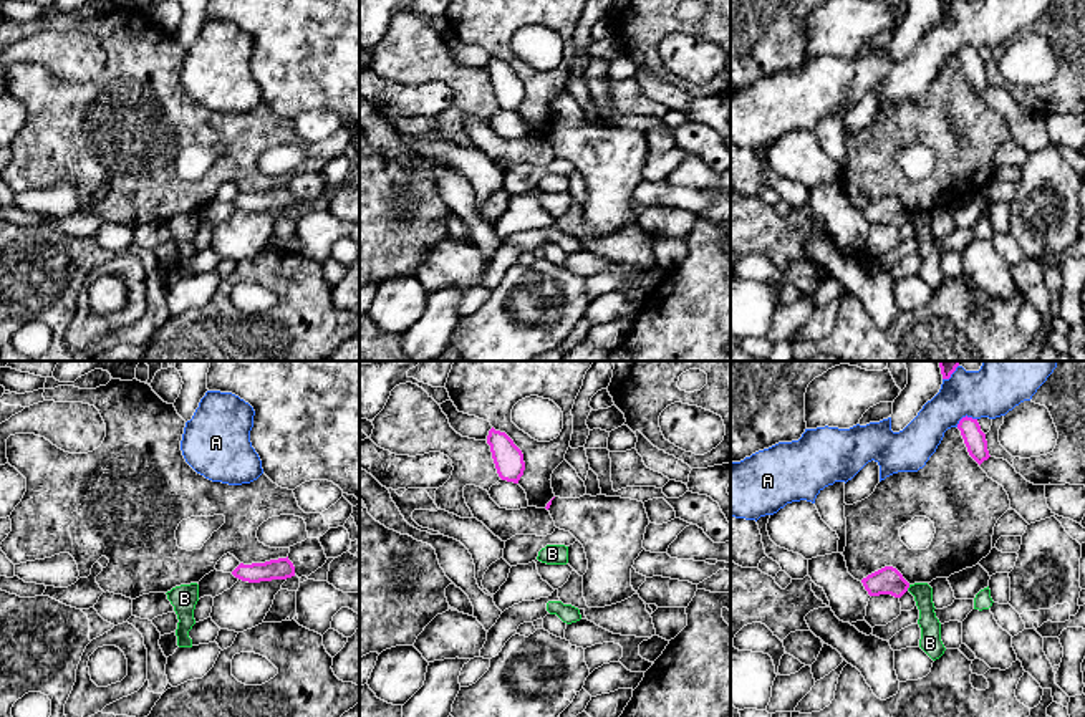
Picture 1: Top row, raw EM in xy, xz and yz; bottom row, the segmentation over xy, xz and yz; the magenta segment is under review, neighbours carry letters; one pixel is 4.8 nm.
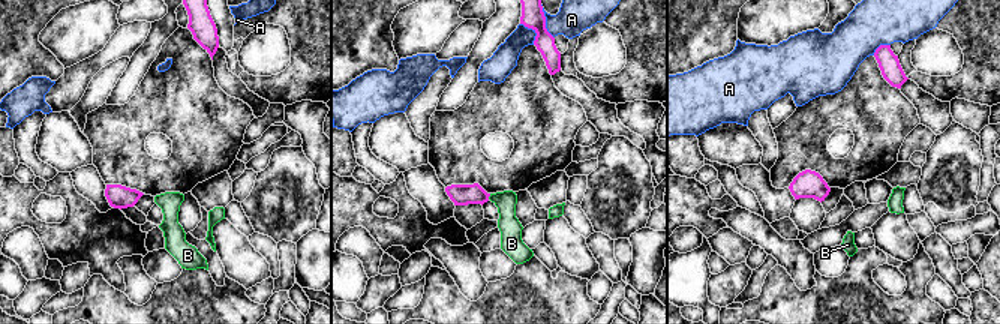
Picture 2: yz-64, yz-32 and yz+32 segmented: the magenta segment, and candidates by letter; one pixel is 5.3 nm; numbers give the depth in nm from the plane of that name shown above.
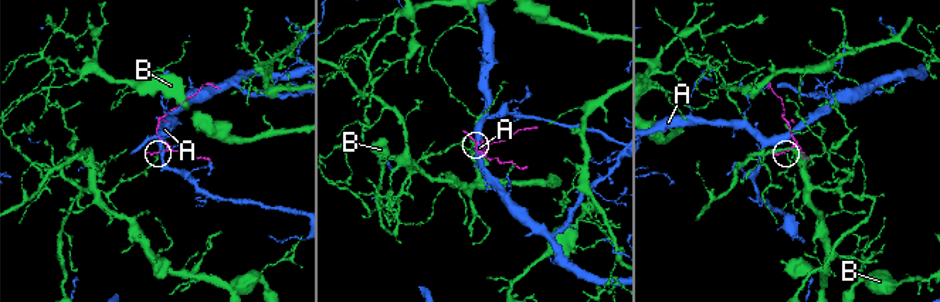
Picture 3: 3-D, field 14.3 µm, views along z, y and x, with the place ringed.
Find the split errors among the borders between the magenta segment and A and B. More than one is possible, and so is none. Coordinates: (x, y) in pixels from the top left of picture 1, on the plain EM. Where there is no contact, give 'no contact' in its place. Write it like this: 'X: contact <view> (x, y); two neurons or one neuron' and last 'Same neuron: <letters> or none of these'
A: contact yz (966, 45); two neurons
B: contact yz (908, 216); two neurons
Same neuron: none of these

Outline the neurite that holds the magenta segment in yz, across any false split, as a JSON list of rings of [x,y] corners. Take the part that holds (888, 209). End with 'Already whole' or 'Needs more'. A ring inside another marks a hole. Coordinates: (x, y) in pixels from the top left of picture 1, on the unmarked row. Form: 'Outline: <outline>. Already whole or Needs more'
Outline: [[[885,195],[868,204],[861,212],[870,225],[891,224],[901,227],[909,217],[909,212],[893,195]]]. Already whole

